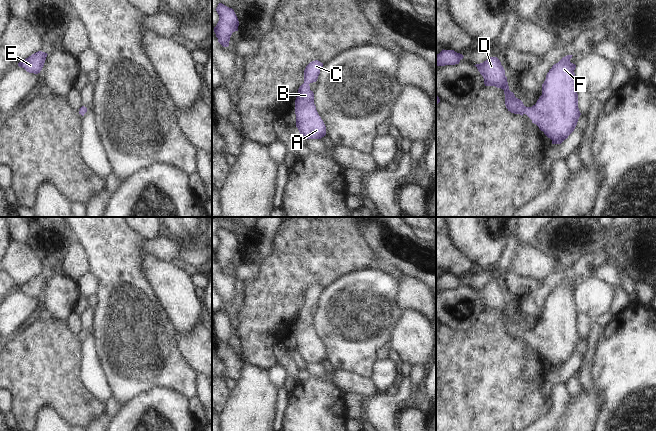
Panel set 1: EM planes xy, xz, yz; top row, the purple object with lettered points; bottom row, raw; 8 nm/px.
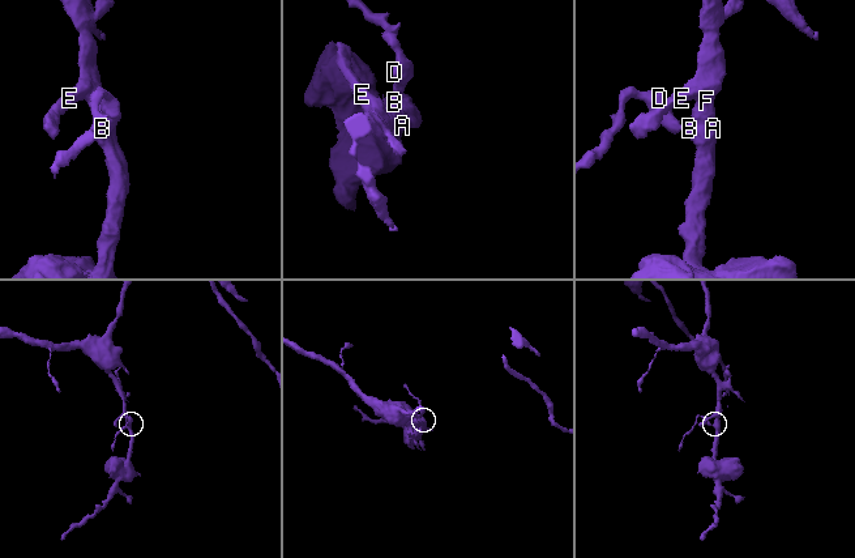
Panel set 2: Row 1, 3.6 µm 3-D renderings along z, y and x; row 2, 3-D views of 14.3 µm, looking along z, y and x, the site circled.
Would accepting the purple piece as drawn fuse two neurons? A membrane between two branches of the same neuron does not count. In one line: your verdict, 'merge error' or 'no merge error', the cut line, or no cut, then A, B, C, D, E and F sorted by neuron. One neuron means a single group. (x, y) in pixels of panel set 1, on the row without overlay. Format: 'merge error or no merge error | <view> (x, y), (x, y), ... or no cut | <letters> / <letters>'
no merge error | no cut | A B C D E F

